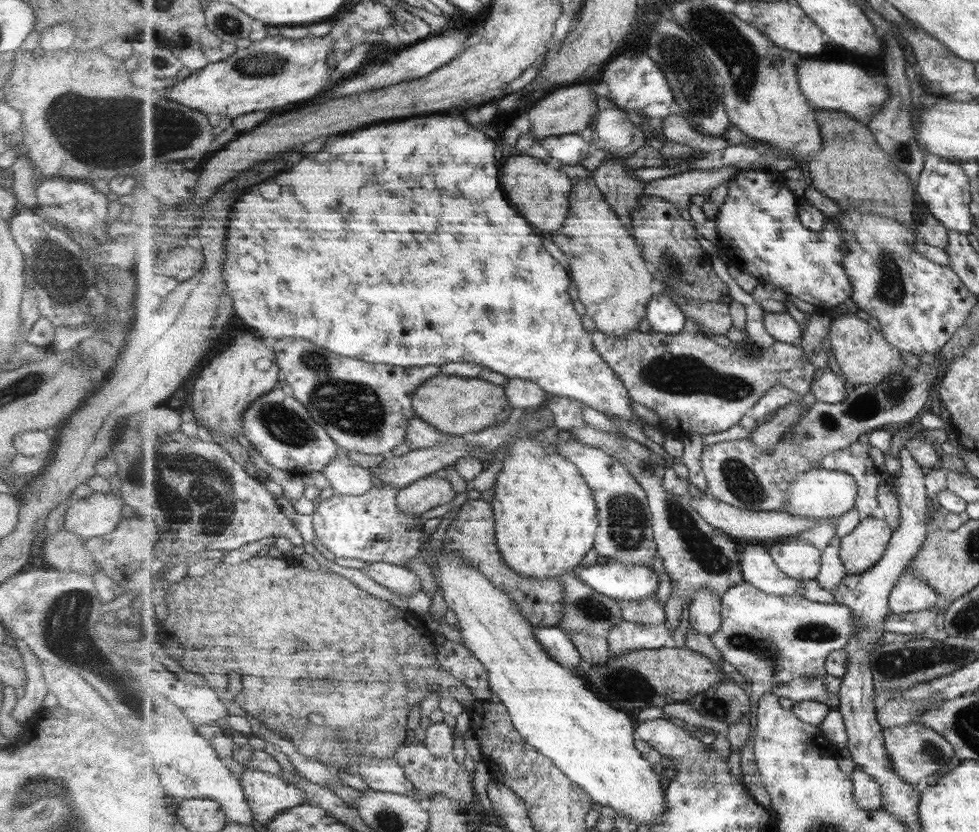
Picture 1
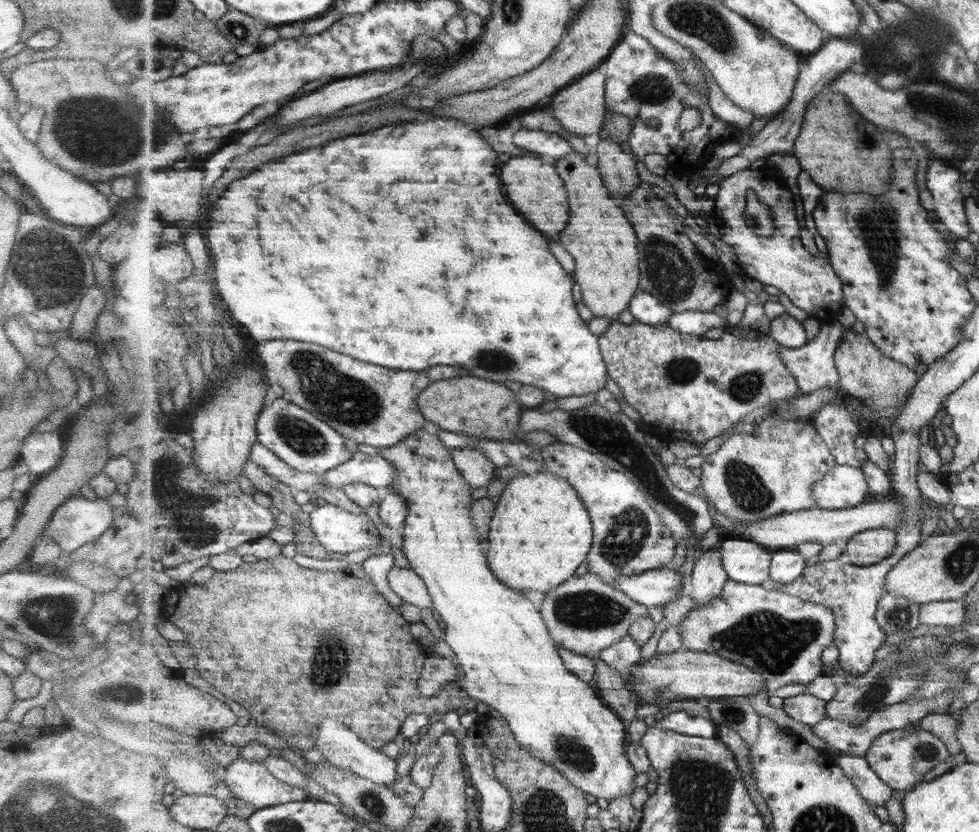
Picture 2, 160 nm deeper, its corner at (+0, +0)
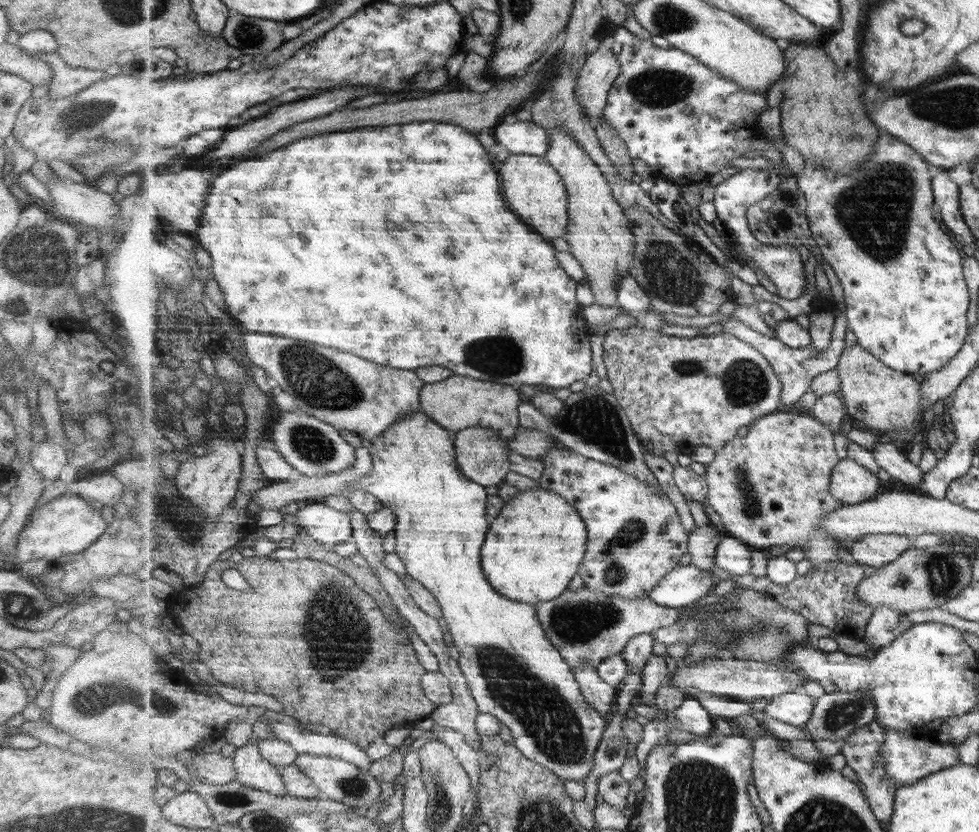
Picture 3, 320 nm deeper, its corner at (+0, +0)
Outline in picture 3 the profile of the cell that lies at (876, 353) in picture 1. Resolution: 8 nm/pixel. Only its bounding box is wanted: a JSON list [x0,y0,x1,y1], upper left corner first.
[837,343,922,433]

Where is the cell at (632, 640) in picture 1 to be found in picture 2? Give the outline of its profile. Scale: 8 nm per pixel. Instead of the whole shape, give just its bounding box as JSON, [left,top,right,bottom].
[598,634,642,675]

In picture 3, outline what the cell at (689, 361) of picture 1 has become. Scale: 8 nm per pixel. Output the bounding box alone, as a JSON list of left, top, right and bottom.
[603,322,784,454]

